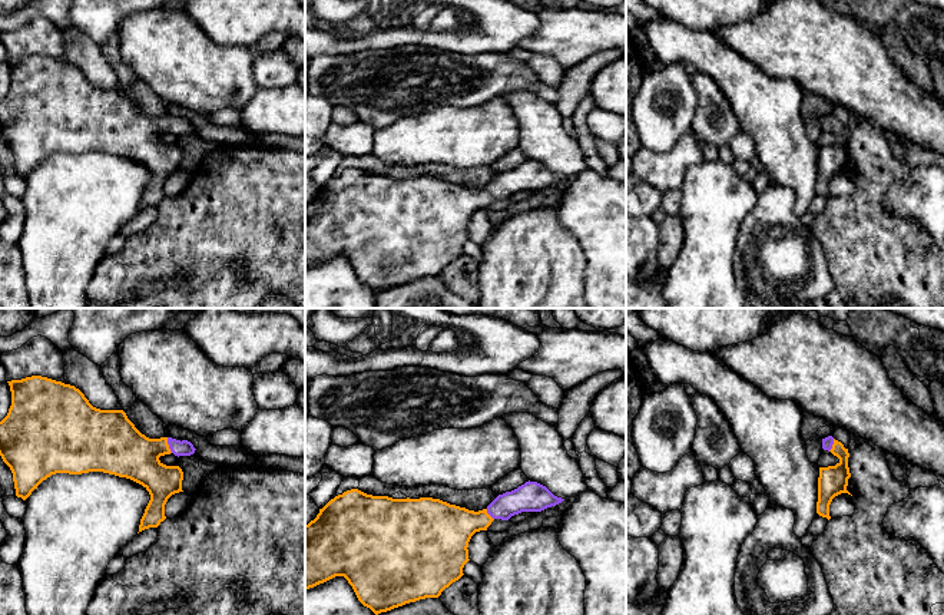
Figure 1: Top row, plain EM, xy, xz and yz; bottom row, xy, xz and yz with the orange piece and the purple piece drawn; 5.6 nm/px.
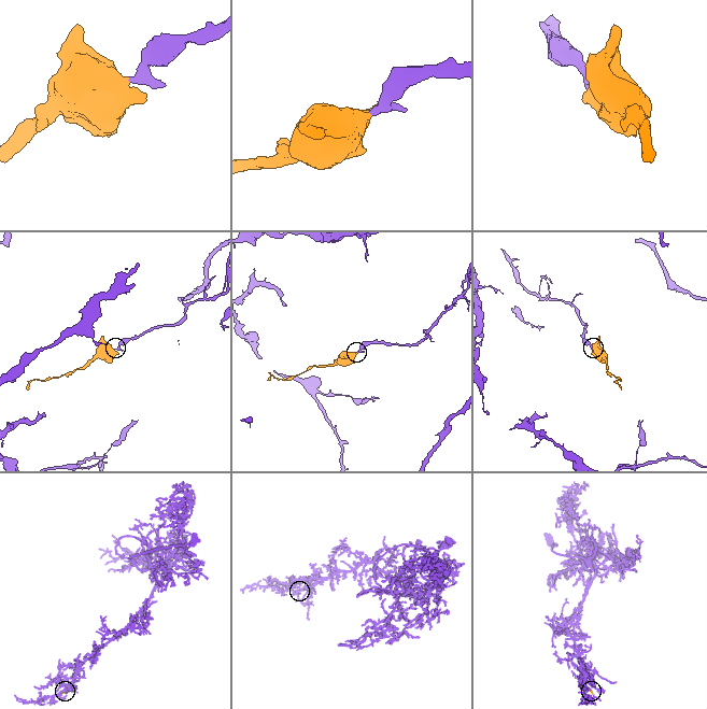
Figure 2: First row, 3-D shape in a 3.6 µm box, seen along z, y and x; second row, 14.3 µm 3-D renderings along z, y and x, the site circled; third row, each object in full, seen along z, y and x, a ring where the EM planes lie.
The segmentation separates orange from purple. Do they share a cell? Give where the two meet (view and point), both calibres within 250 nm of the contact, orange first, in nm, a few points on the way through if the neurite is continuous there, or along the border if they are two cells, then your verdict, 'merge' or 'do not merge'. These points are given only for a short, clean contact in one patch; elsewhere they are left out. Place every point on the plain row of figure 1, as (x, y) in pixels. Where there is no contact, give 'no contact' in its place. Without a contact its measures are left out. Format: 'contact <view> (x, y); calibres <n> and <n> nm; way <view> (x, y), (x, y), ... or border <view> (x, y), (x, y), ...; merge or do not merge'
contact xy (168, 124); calibres 280 and 90 nm; way xy (125, 131), (146, 131), (168, 124), (178, 126); merge

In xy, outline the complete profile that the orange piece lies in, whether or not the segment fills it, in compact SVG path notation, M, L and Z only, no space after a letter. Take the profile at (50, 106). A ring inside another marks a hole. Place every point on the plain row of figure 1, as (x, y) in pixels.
M42 54L7 60L11 85L0 100L0 135L13 152L16 175L26 179L37 165L56 152L82 153L103 151L142 163L150 179L140 198L139 211L158 206L165 198L168 178L182 169L183 151L166 145L159 136L173 132L191 135L195 126L188 119L149 118L127 97L123 89L93 86L74 65Z

